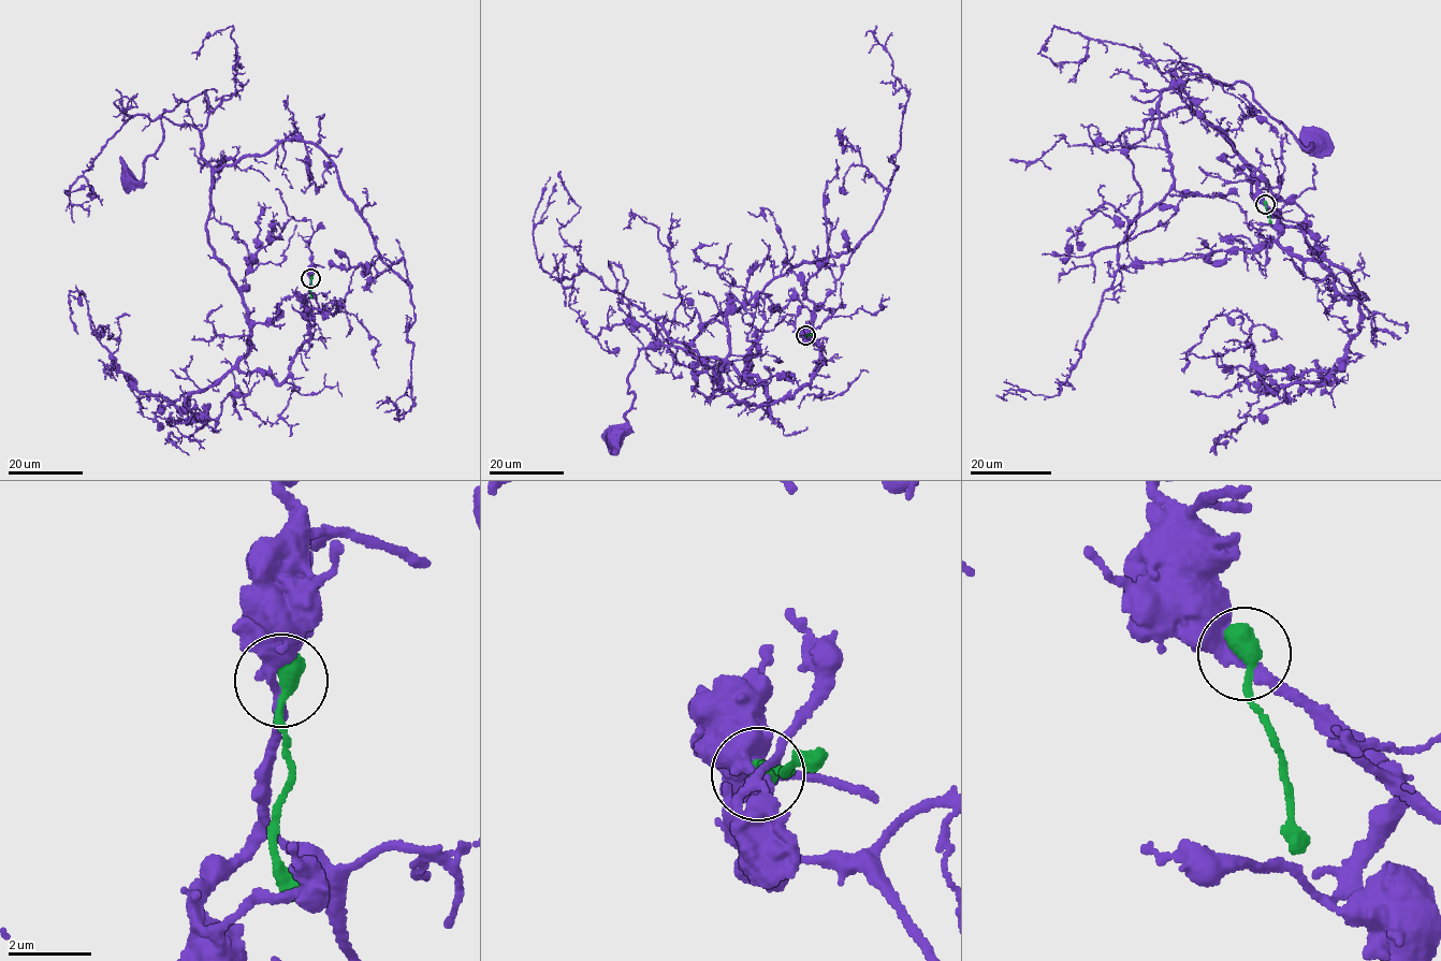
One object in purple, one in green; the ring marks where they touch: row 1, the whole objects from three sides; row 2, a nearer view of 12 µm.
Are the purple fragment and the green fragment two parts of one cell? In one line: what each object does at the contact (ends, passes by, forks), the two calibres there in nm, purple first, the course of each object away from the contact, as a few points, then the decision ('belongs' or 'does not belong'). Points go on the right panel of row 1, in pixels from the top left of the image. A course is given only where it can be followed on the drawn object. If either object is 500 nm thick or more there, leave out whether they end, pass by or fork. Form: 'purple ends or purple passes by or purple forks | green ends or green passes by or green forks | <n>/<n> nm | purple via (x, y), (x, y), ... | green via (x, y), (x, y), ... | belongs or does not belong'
320/500 nm | purple via (1265, 204), (1278, 242), (1359, 300), (1252, 197), (1247, 161), (1169, 72), (1246, 82), (1313, 141) | green via (1265, 204), (1269, 222) | does not belong

